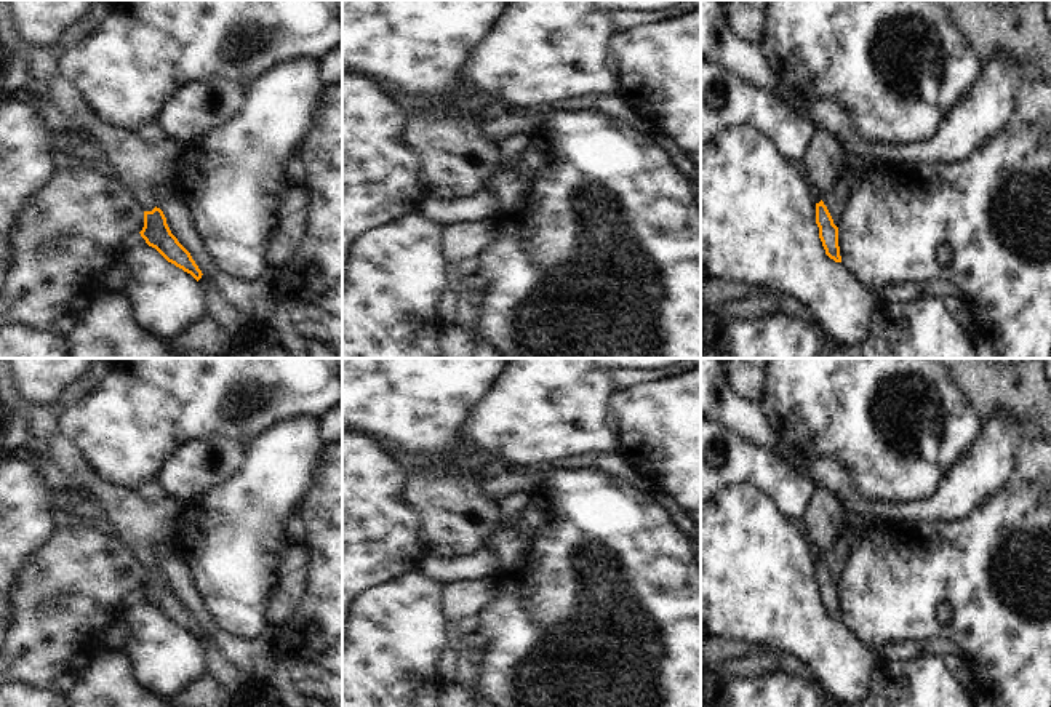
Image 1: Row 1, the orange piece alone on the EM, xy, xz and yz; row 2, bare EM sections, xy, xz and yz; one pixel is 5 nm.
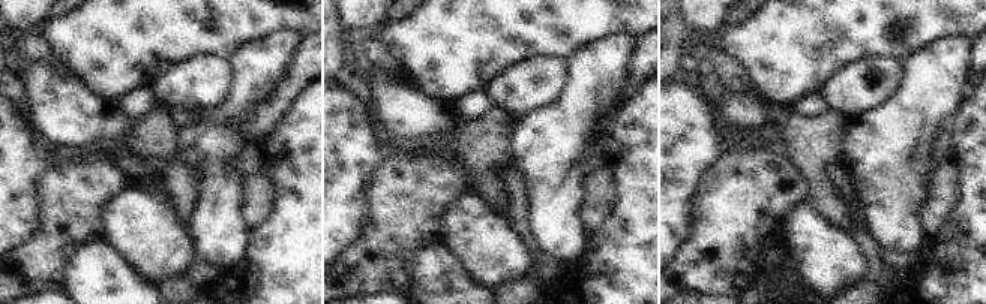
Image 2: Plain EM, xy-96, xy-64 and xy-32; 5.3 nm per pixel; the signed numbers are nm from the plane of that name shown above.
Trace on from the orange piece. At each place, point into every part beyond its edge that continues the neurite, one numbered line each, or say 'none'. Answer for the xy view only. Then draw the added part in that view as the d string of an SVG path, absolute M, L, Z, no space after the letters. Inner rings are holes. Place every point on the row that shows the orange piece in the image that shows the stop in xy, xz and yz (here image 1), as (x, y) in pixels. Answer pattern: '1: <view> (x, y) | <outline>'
1: xy (141, 167) | M40 67L37 78L43 82L45 93L62 122L83 131L93 141L101 165L125 184L144 211L152 211L155 189L173 186L182 146L171 139L150 146L134 130L101 122L77 88L46 67Z

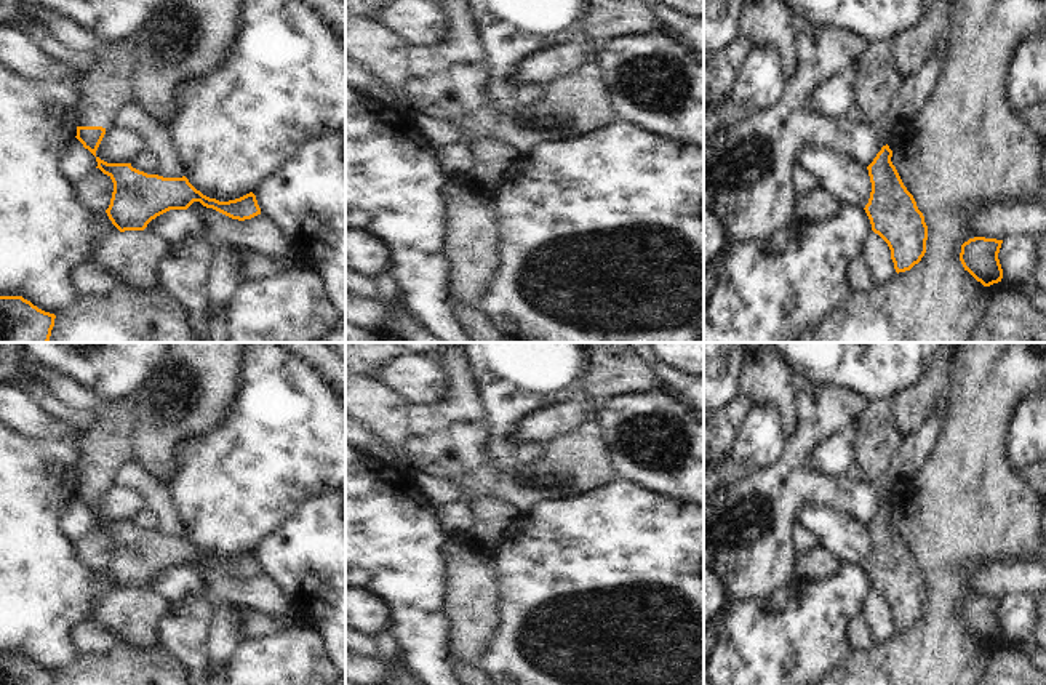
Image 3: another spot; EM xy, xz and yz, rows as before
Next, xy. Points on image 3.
1: xy (104, 88) | M130 38L107 43L94 66L80 77L77 126L102 126L110 131L120 107L131 101L134 48Z

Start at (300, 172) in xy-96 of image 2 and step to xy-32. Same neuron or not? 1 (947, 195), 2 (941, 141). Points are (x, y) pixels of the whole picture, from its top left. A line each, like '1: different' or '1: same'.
1: different
2: different

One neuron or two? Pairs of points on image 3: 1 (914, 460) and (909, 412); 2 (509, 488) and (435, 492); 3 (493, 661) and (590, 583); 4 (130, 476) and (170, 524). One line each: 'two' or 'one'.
1: two
2: two
3: one
4: one

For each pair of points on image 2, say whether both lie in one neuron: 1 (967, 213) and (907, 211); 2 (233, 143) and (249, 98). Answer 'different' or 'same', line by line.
1: different
2: same

